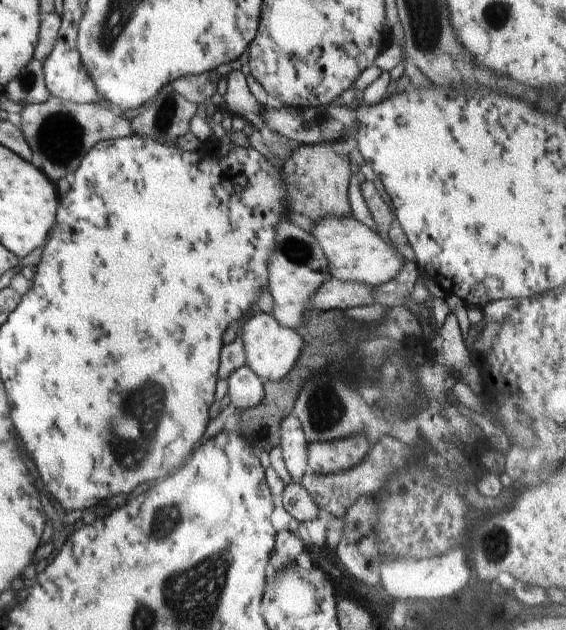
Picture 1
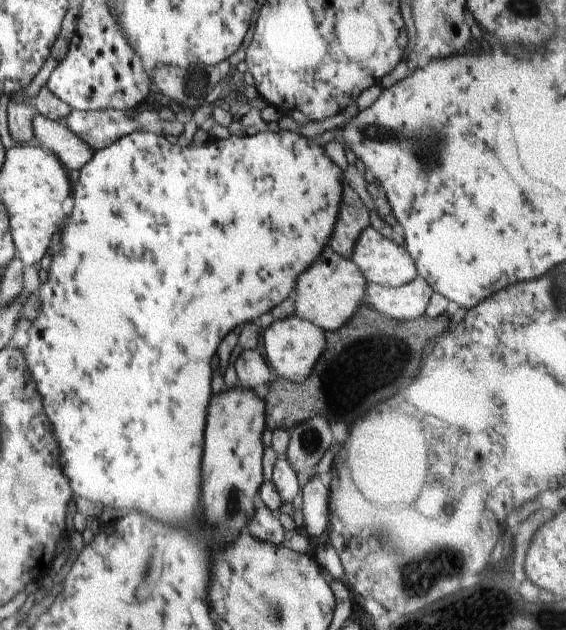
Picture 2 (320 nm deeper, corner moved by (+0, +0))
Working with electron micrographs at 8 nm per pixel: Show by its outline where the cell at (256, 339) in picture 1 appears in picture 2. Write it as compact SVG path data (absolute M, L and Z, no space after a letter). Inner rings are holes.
M295 314L285 319L276 319L262 334L264 348L261 352L280 377L293 383L303 383L305 378L310 376L317 360L325 351L326 337L324 333L325 330L319 326Z

